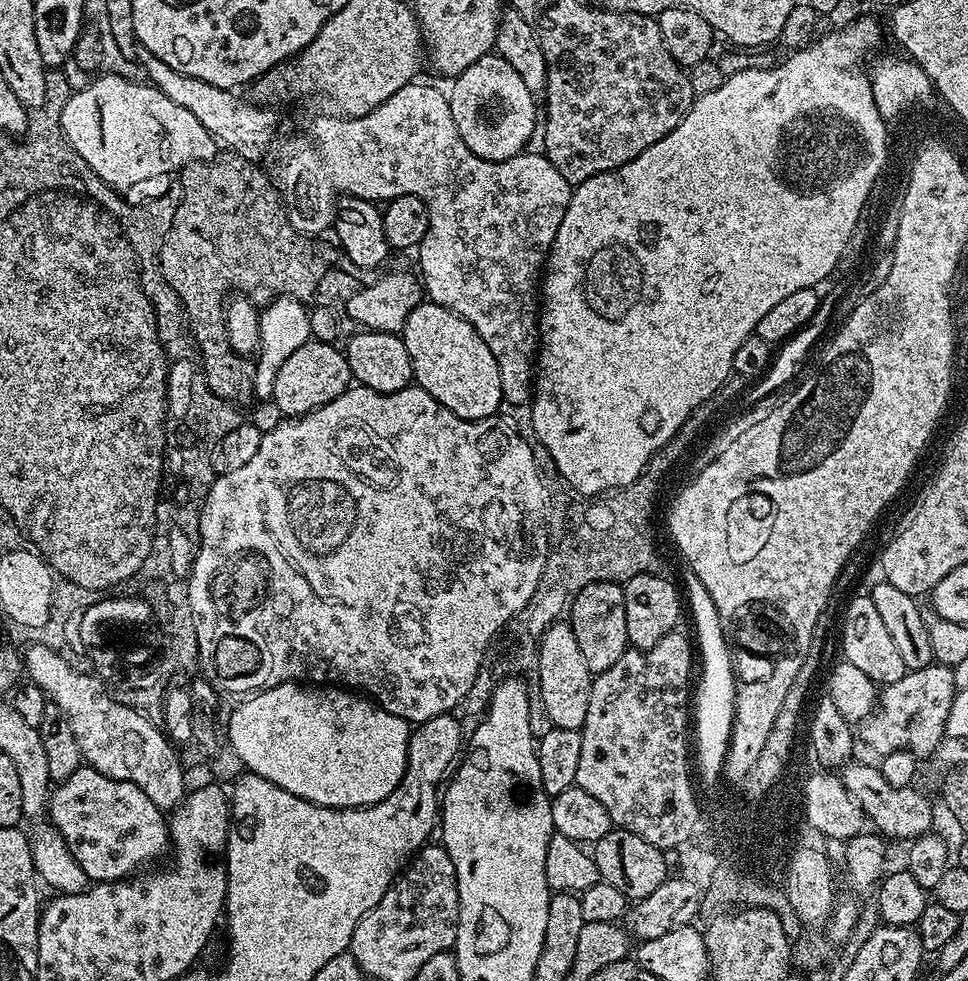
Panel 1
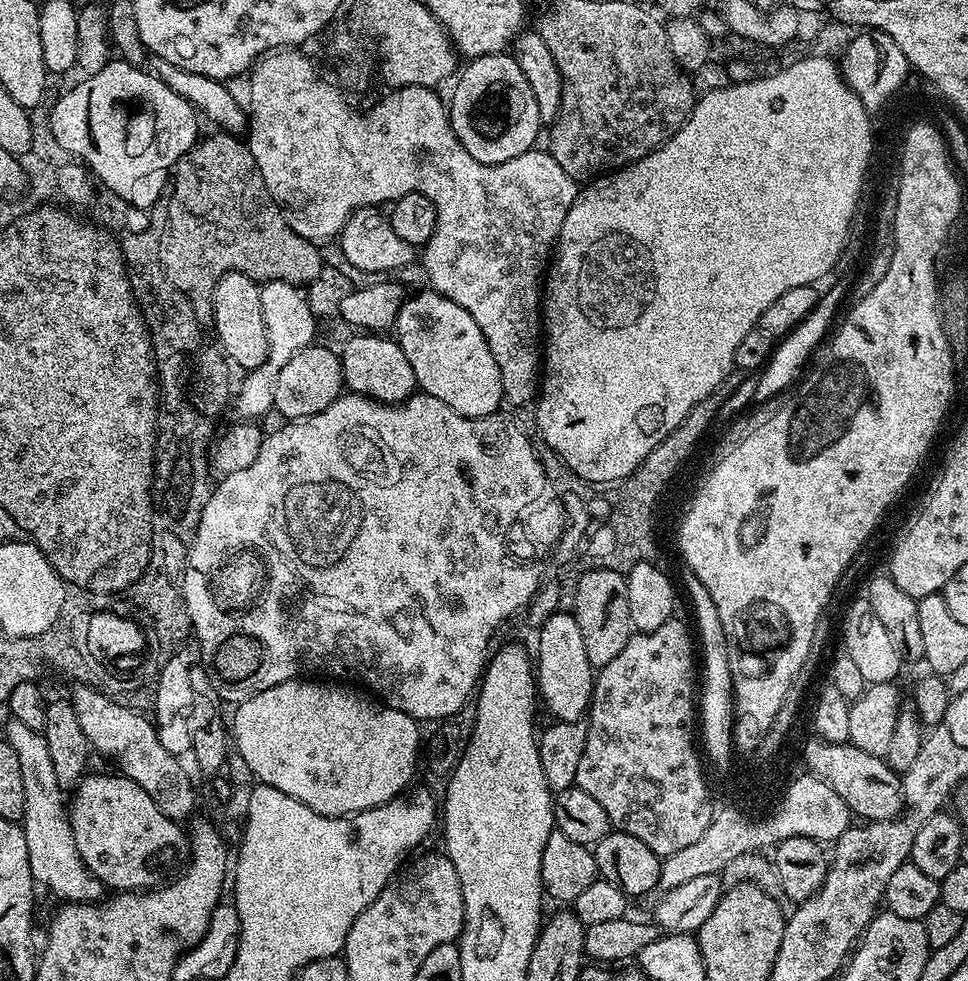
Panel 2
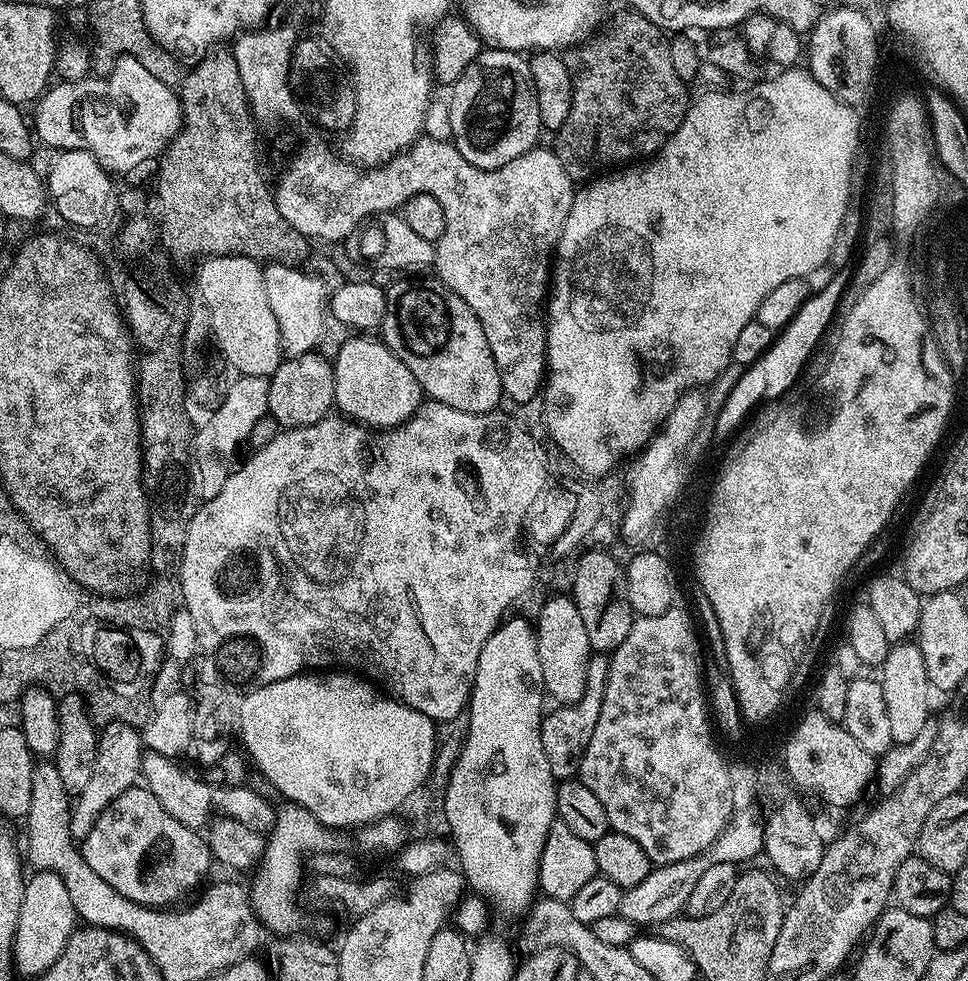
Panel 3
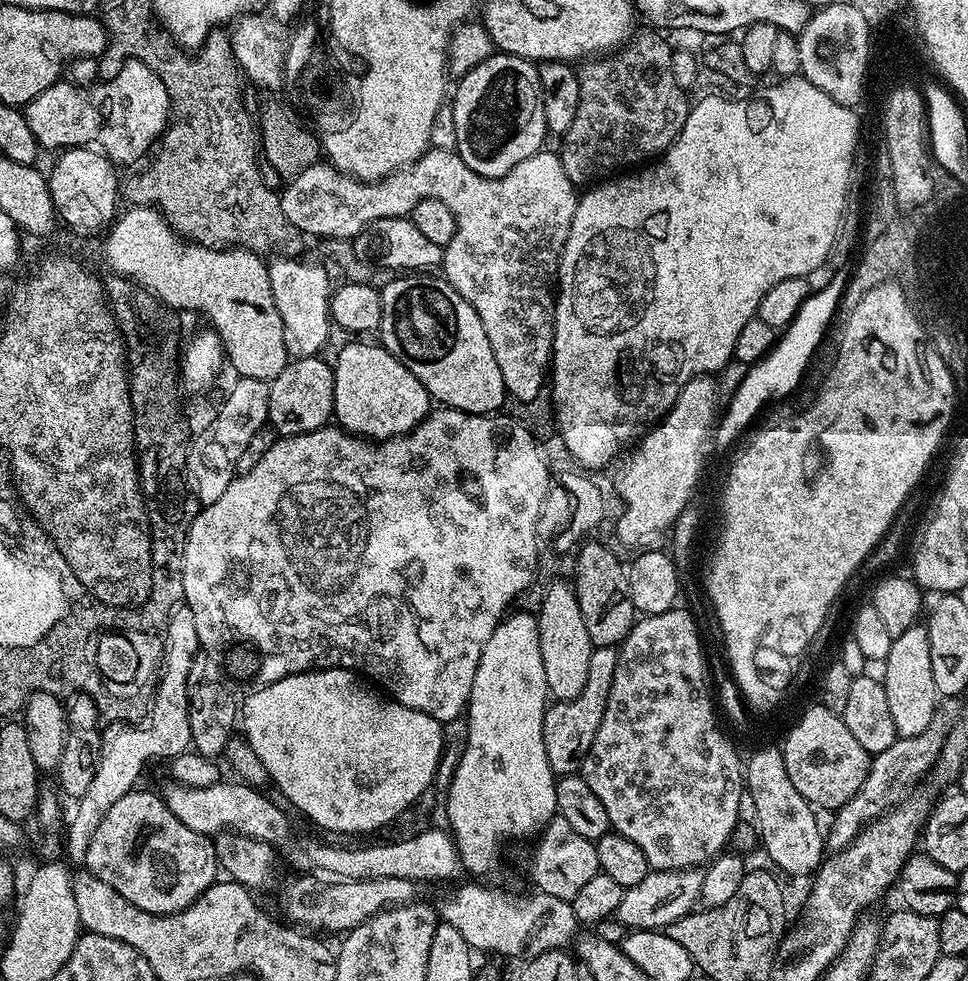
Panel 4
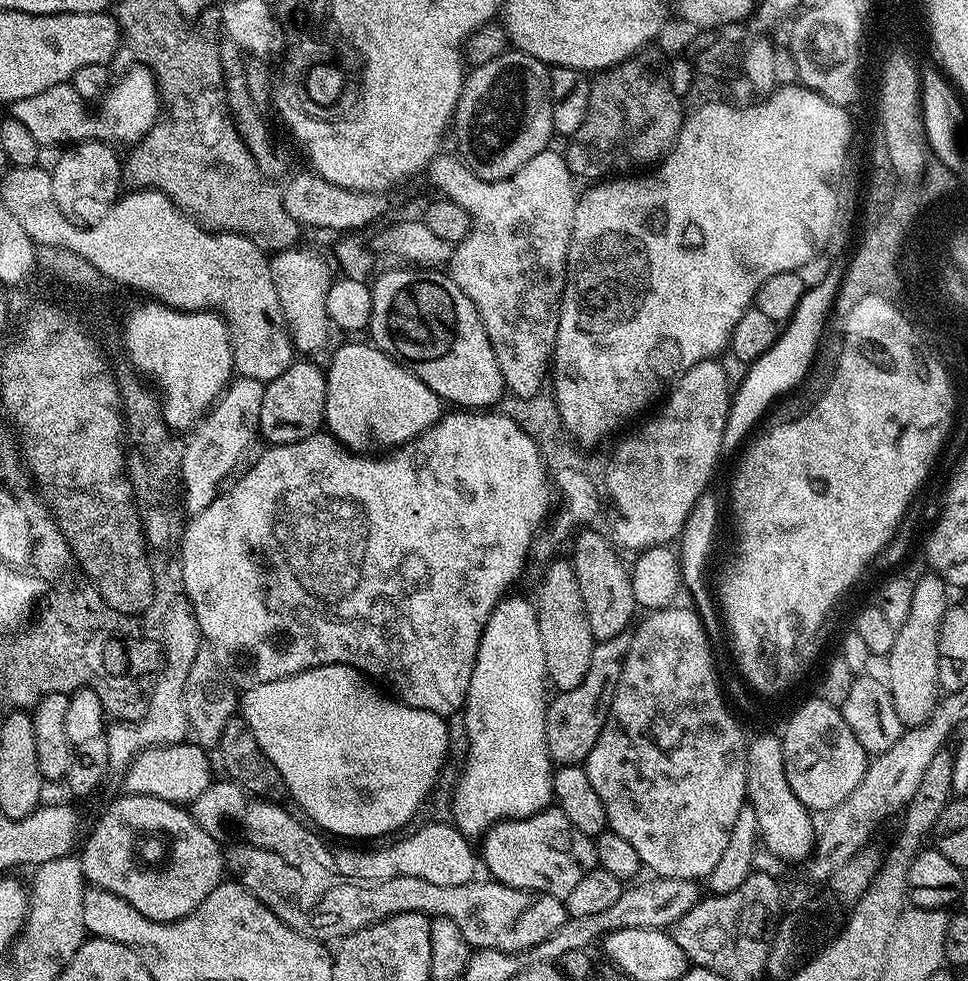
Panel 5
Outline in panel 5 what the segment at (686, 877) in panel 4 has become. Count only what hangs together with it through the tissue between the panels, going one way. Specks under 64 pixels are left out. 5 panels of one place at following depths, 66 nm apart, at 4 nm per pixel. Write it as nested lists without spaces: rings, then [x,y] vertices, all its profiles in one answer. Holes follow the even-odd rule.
[[[678,878],[647,879],[641,879],[635,886],[625,887],[624,892],[618,894],[617,900],[599,914],[569,916],[562,922],[562,926],[558,926],[558,930],[554,930],[554,934],[550,934],[550,938],[546,938],[546,942],[538,942],[538,946],[527,952],[527,963],[556,964],[570,950],[587,949],[596,939],[597,943],[601,937],[614,930],[638,930],[642,926],[649,928],[671,926],[679,922],[702,898],[702,888],[697,881]],[[636,886],[637,888],[632,888]]]

